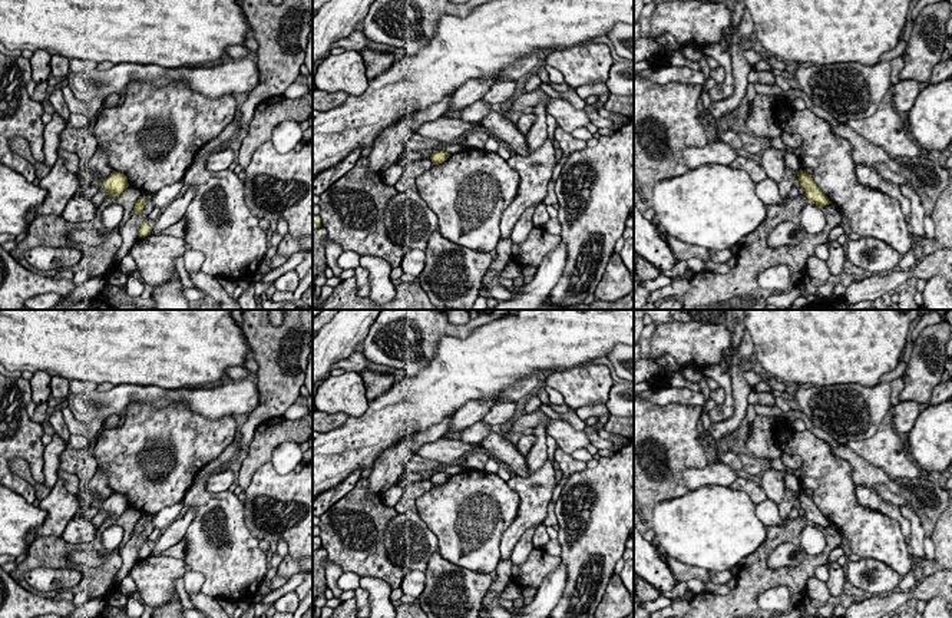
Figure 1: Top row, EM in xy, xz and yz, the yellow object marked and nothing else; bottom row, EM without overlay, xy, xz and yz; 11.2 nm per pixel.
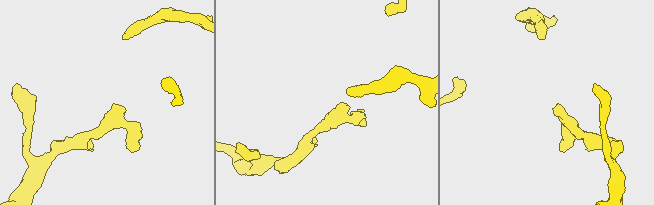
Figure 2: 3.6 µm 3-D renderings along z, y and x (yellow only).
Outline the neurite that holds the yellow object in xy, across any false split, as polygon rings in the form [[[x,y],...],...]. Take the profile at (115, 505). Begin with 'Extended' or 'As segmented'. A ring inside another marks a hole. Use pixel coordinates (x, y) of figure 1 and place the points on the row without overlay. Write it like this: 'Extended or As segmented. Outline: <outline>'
As segmented. Outline: [[[113,492],[103,500],[100,510],[105,510],[109,518],[119,518],[128,508],[128,499],[123,495]]]

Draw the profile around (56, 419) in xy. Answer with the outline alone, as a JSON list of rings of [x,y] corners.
[[[54,410],[50,416],[50,424],[53,426],[54,433],[66,443],[69,443],[70,432],[65,423],[62,410]]]

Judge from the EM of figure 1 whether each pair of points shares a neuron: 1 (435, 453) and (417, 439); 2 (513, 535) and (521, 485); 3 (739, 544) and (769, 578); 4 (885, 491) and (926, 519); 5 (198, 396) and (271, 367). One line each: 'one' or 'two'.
1: two
2: one
3: two
4: one
5: two

